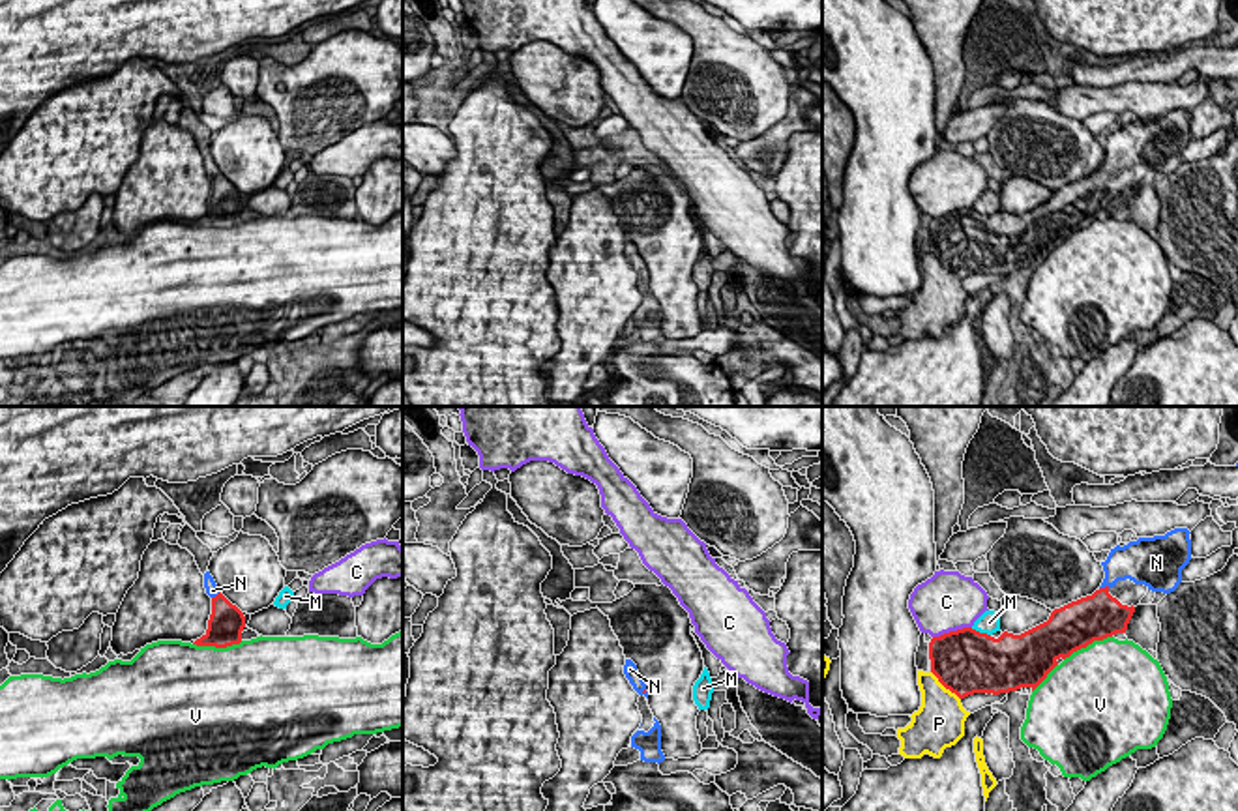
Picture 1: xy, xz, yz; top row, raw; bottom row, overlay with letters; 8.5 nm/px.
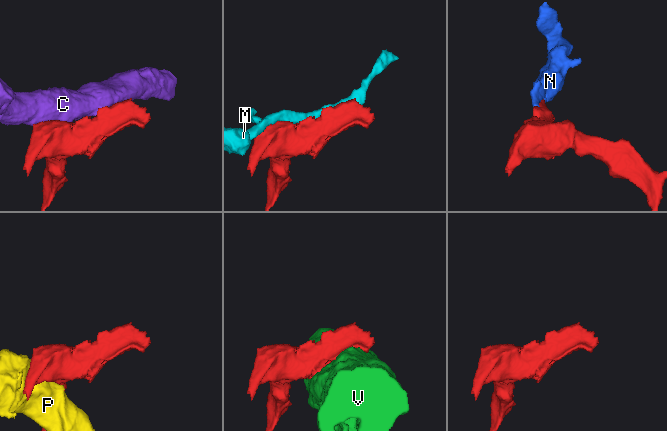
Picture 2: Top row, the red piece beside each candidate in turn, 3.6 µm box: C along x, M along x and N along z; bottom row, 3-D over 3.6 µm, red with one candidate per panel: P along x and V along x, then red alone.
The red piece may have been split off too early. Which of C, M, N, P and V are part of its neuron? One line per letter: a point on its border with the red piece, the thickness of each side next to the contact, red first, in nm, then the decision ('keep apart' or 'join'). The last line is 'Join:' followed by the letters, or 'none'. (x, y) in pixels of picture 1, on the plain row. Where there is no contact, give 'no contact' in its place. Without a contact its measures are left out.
C: yz (952, 212) | 500/480 nm | keep apart
M: yz (978, 212) | 500/190 nm | keep apart
N: yz (1105, 167) | 380/280 nm | join
P: yz (944, 266) | 500/380 nm | keep apart
V: xy (218, 227) | 300/480 nm | keep apart
Join: N

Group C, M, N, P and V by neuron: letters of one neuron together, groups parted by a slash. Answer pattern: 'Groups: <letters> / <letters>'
Groups: C / M / N / P / V

